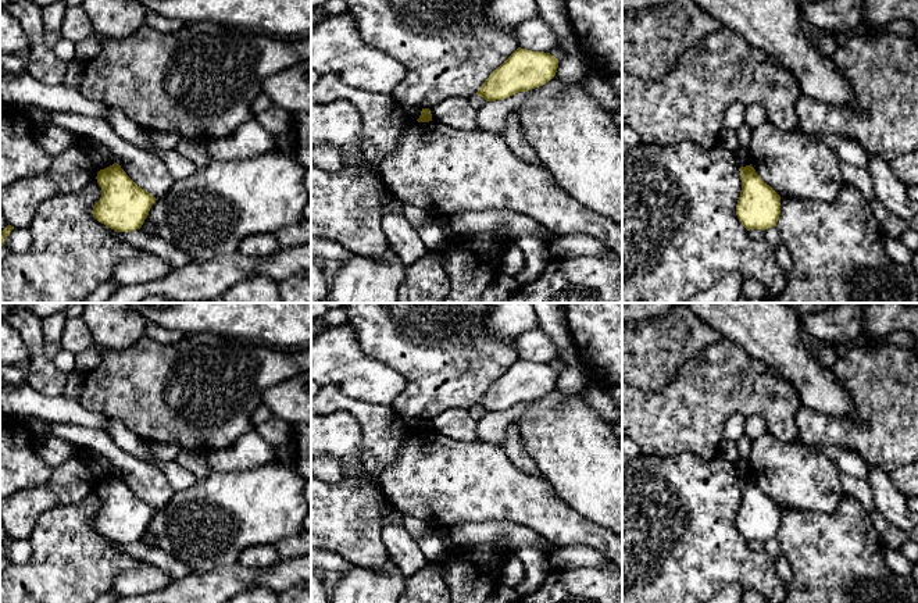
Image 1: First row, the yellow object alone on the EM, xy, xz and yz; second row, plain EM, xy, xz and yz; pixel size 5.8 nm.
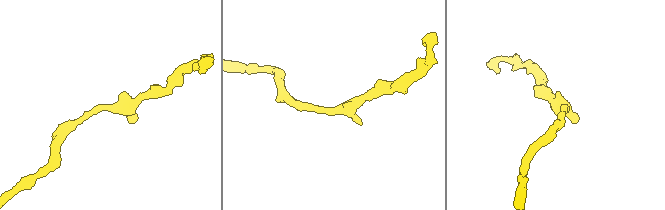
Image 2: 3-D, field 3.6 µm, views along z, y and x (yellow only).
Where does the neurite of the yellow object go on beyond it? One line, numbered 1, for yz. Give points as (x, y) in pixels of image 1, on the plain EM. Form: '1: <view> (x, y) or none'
1: none

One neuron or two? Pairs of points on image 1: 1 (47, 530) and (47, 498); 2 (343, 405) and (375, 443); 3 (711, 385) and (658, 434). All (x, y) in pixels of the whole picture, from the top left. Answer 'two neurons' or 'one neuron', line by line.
1: two neurons
2: one neuron
3: one neuron

